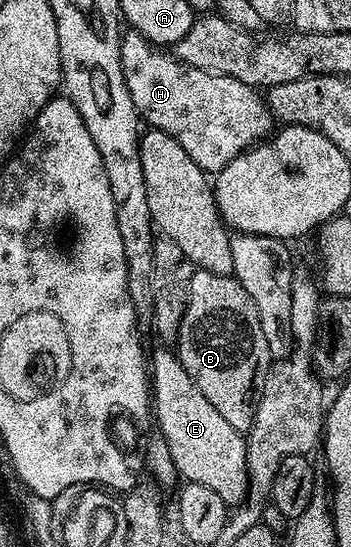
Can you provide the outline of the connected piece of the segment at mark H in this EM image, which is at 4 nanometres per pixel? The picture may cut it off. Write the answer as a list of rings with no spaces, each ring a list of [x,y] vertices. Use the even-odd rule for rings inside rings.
[[[123,34],[120,61],[124,81],[128,81],[128,93],[132,93],[132,105],[136,105],[139,116],[145,122],[147,119],[153,130],[168,133],[168,137],[180,141],[184,153],[202,171],[223,171],[247,147],[265,140],[275,130],[276,120],[265,98],[255,88],[236,81],[236,77],[196,69],[162,51],[165,50],[149,43],[143,35]]]

